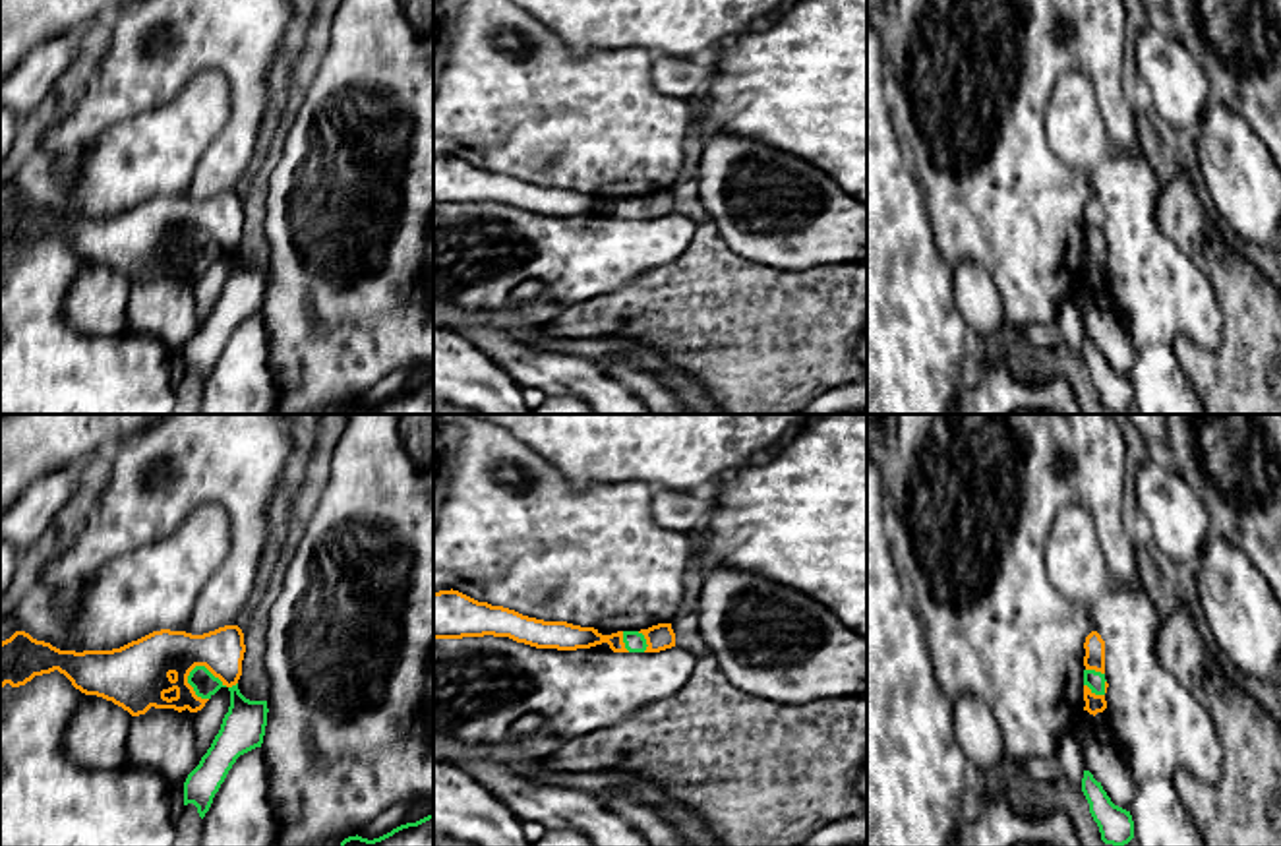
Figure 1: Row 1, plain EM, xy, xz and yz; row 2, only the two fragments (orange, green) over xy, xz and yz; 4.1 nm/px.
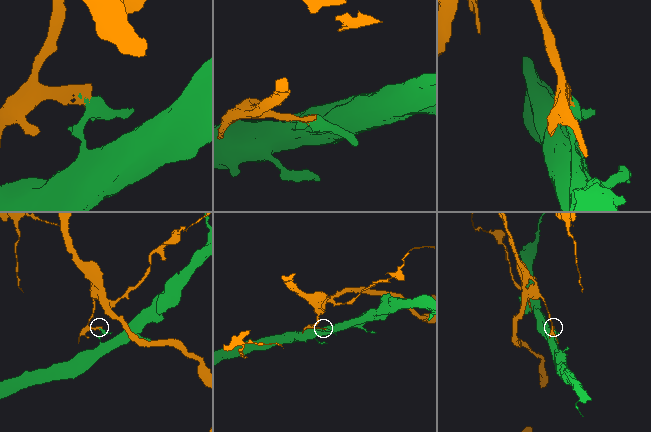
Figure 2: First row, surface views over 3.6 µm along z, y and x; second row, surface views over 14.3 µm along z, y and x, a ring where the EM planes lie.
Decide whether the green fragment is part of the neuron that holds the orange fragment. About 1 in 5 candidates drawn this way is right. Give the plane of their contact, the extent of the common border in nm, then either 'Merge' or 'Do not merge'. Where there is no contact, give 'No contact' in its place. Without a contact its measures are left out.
Touches orange in xy. Shared border 220 nm. Do not merge

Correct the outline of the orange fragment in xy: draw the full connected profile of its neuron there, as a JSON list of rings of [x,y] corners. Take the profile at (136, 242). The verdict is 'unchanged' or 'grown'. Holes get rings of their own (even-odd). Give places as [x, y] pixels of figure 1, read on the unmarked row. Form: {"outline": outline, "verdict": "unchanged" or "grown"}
{"outline": [[[238,192],[203,201],[161,196],[112,217],[60,217],[15,197],[0,209],[0,256],[25,252],[35,242],[58,236],[75,256],[128,277],[145,281],[151,273],[197,279],[209,265],[195,261],[188,242],[205,232],[223,252],[242,242],[246,211]]], "verdict": "unchanged"}

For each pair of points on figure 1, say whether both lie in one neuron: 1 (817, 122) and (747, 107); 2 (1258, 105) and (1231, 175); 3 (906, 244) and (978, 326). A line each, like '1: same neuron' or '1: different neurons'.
1: same neuron
2: different neurons
3: different neurons

